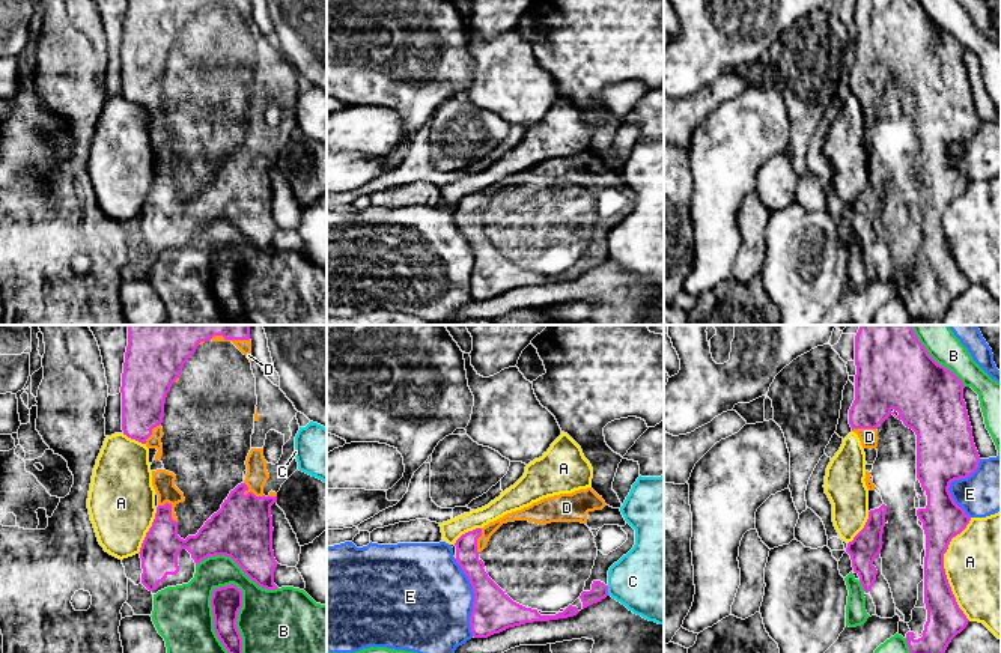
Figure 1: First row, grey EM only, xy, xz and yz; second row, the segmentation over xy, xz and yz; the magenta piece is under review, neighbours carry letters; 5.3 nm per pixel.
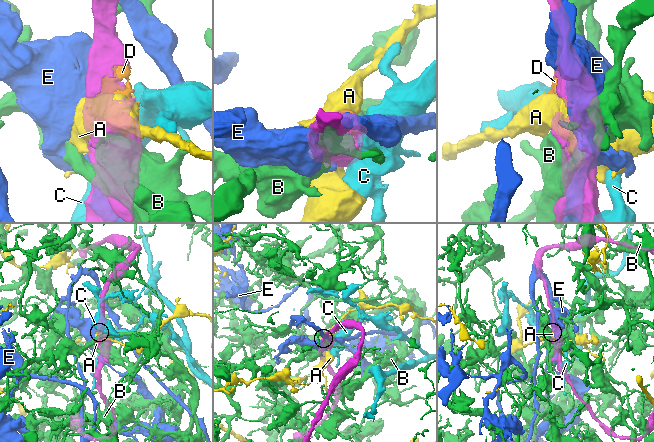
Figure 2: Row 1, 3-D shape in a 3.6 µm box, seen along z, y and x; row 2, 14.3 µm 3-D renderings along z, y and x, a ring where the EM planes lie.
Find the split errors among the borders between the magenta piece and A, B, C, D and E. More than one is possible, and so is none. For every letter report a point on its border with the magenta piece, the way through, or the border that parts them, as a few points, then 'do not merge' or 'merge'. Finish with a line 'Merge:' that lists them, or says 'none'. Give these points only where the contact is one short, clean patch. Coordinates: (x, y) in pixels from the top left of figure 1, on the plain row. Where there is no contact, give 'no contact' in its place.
A: meets magenta in yz at (944, 232); do not merge
B: meets magenta in xy at (237, 277); do not merge
C: meets magenta in xz at (607, 253); do not merge
D: meets magenta in xy at (252, 155); merge
E: meets magenta in xz at (474, 261); do not merge
Merge: D

